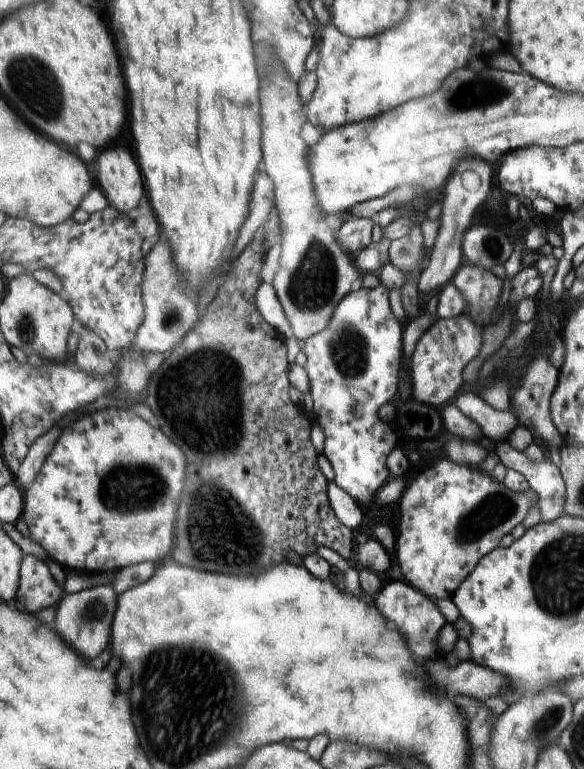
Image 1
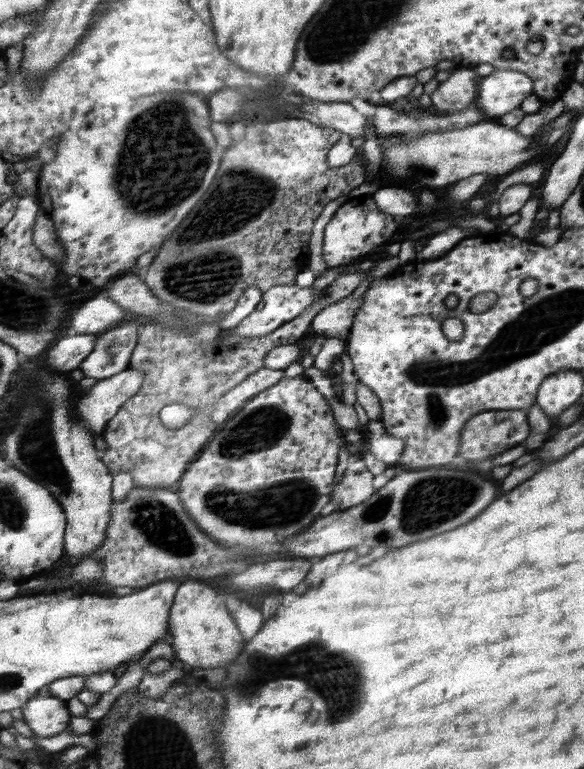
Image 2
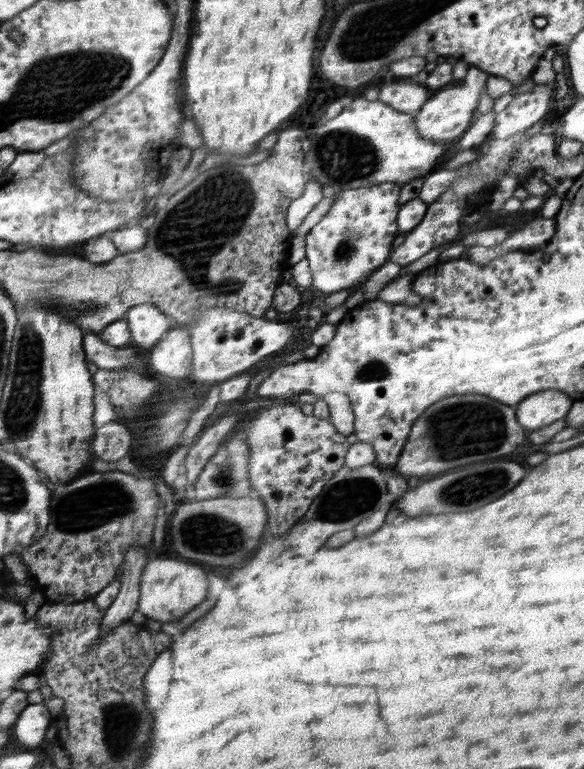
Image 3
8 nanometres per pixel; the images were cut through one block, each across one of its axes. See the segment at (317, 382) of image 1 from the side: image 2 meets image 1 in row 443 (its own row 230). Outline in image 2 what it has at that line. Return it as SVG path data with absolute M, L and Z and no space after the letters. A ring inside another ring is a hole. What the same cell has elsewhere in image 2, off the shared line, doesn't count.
M372 196L349 199L335 213L324 230L322 257L328 269L350 266L358 262L373 248L386 242L396 230L392 215L381 210Z

